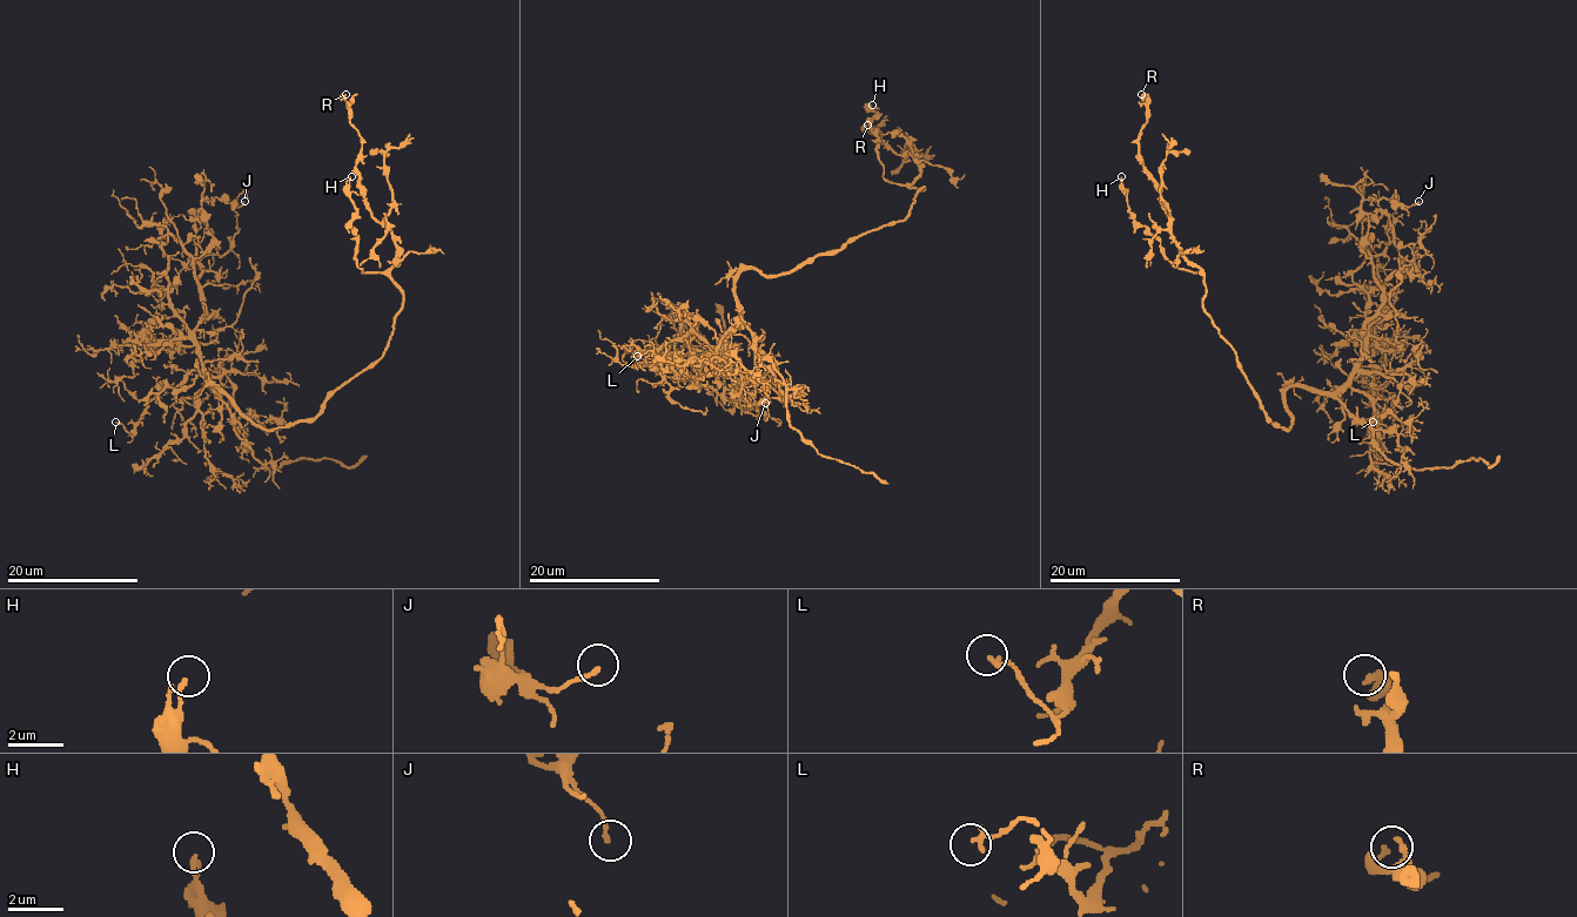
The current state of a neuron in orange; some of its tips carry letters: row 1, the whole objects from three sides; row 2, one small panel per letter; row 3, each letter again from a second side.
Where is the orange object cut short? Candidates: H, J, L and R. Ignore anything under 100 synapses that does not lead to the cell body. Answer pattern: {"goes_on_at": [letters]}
{"goes_on_at": []}

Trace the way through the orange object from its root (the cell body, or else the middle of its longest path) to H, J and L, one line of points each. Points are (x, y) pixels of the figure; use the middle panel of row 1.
H: (810, 263), (901, 222), (923, 189), (884, 177), (871, 128), (877, 115), (872, 105)
J: (810, 263), (736, 282), (739, 318), (716, 348), (723, 366), (715, 358), (731, 346), (765, 403)
L: (810, 263), (744, 269), (739, 322), (699, 359), (673, 358), (663, 370), (651, 351), (637, 356)

